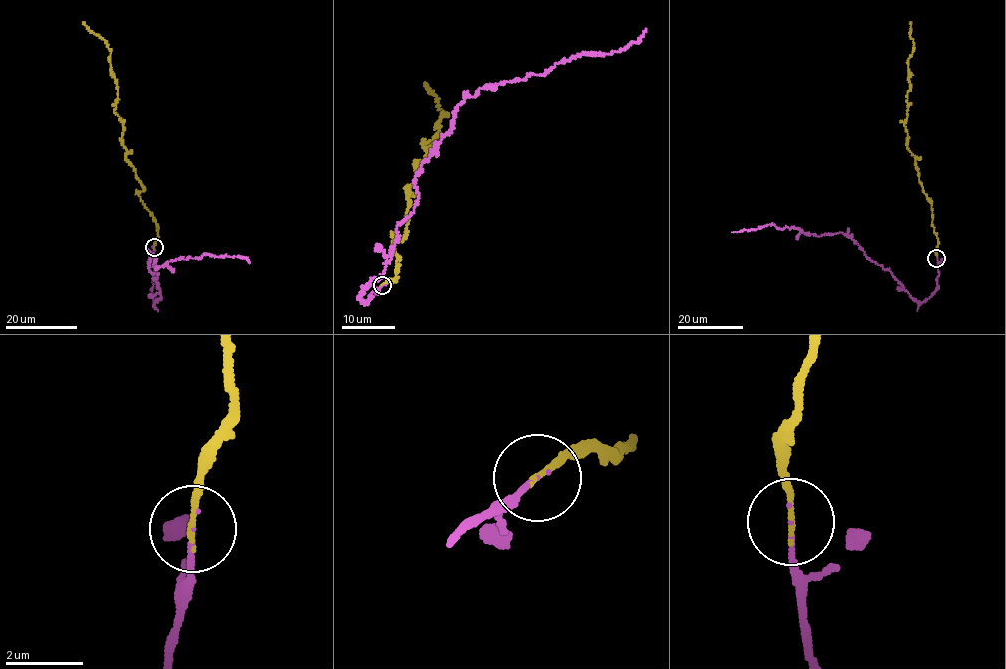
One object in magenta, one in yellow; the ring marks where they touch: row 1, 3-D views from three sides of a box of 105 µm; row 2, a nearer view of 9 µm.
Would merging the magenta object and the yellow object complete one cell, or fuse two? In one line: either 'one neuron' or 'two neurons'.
one neuron

